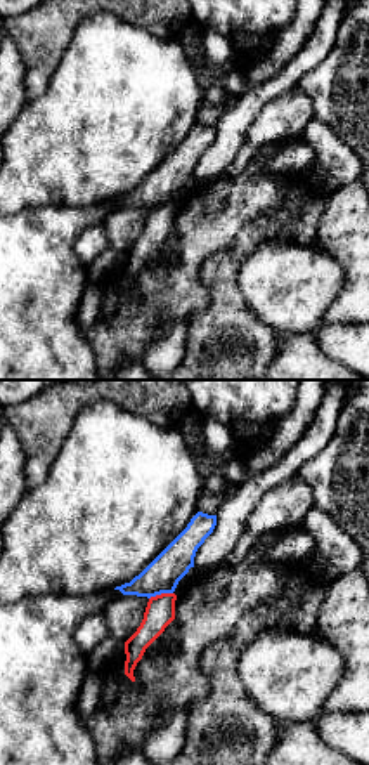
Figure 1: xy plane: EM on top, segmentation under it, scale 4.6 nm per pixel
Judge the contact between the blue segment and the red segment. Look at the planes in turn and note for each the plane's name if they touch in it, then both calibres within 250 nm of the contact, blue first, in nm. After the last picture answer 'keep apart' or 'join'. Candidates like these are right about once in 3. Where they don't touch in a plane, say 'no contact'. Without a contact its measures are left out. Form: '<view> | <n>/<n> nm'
xy | 160/140 nm

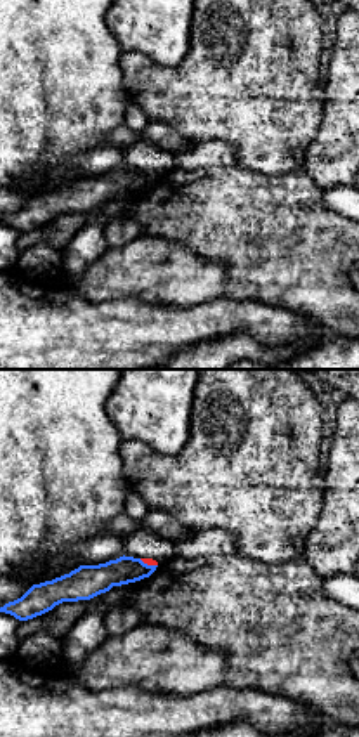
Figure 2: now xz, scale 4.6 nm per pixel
xz | 140/30 nm

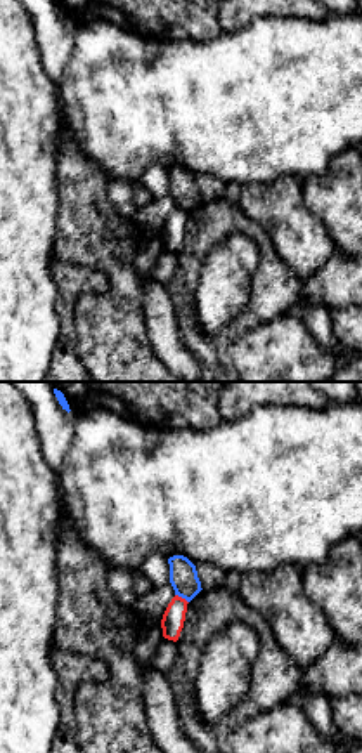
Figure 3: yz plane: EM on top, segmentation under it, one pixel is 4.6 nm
yz | 130/110 nm

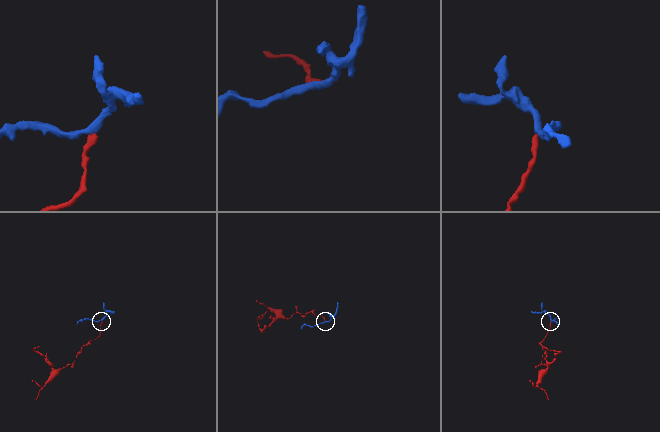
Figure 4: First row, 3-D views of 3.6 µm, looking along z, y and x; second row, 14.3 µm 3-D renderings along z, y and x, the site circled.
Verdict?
keep apart

